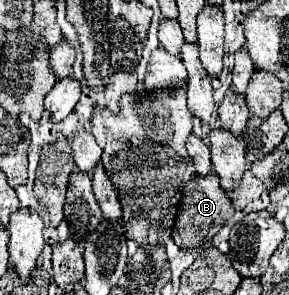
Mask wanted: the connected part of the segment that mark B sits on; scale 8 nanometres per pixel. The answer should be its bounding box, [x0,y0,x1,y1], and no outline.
[172,173,234,249]

